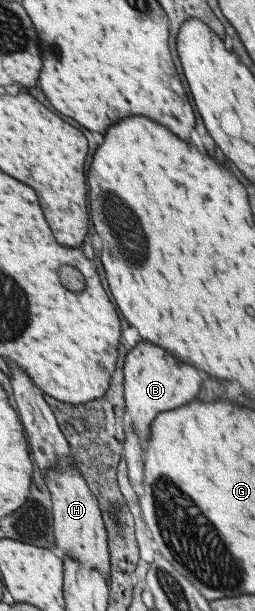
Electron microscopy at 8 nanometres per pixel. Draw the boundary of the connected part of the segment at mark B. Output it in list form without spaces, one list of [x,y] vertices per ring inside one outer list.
[[[142,341],[128,353],[128,361],[123,367],[123,377],[126,413],[132,419],[132,427],[136,429],[138,437],[144,442],[152,428],[152,419],[162,411],[170,411],[190,401],[198,393],[200,385],[200,377],[194,367],[178,363],[160,347],[154,347],[148,341]]]

